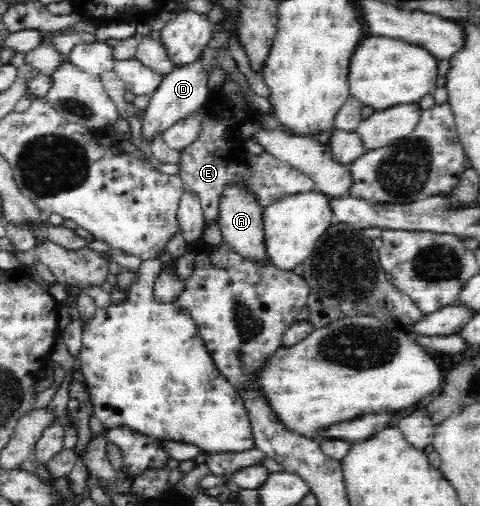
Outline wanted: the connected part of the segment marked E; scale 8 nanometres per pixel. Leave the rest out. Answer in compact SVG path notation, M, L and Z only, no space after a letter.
M221 87L210 91L205 110L195 111L195 117L201 125L201 134L193 144L180 151L179 172L175 176L181 181L182 193L193 194L199 200L207 226L218 223L221 202L228 187L249 191L261 209L287 196L314 192L317 189L315 180L301 169L277 159L269 152L251 154L243 148L241 140L233 136L239 126L255 122L259 116L260 112L255 108L253 98L247 98L243 88L240 88L239 94L235 96L227 96Z

